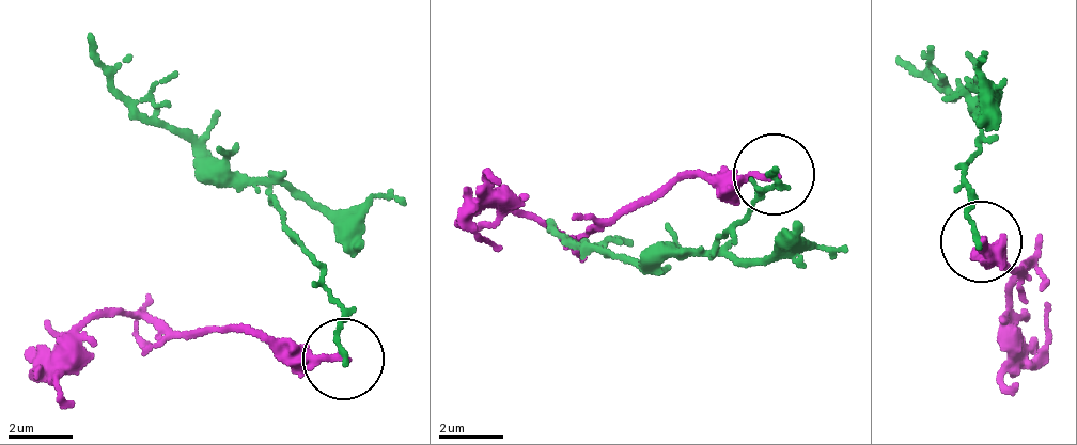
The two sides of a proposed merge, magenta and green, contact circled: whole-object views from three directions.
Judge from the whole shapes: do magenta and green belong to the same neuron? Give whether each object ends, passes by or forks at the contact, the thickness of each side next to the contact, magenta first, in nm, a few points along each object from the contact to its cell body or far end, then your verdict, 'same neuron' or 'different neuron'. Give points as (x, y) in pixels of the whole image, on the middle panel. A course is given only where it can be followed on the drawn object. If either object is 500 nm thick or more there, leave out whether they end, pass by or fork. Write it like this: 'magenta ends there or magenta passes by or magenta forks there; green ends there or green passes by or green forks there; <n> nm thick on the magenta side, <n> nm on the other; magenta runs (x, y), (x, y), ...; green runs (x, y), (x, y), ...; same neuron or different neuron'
magenta ends there; green ends there; 240 nm thick on the magenta side, 150 nm on the other; magenta runs (776, 173), (672, 179), (592, 218), (570, 236), (503, 216), (469, 225), (504, 249); green runs (776, 173), (765, 195), (707, 253), (675, 254), (645, 268), (547, 223); different neuron

